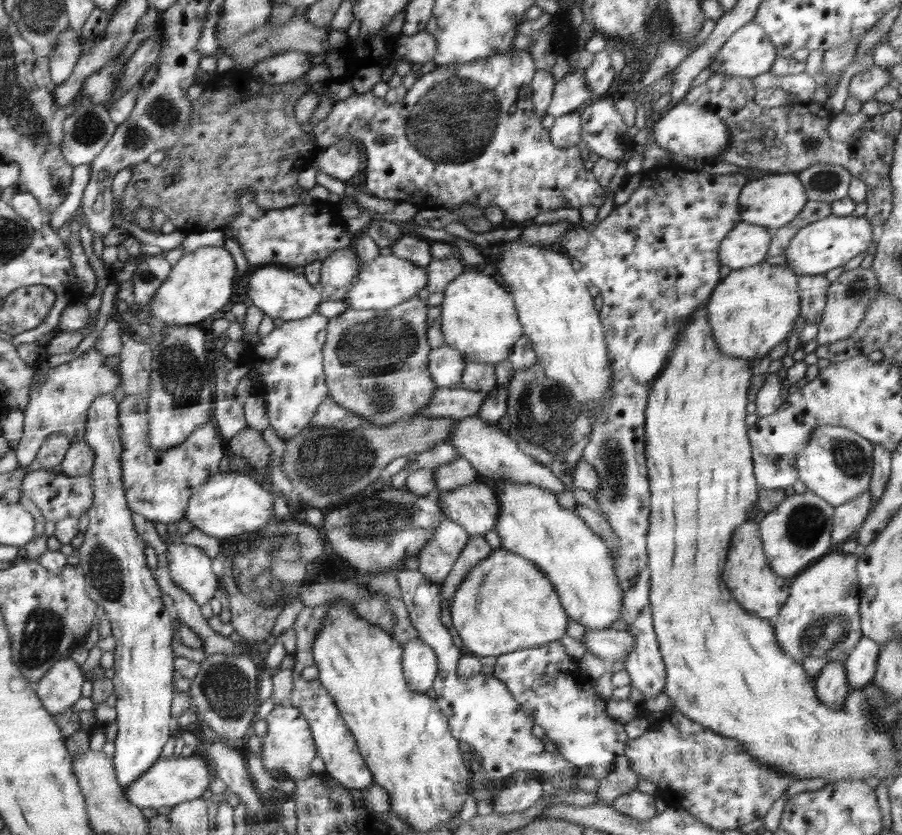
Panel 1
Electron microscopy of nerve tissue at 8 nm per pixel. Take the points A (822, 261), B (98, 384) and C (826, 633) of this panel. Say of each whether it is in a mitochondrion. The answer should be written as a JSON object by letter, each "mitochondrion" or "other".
{"A":"other","B":"other","C":"mitochondrion"}

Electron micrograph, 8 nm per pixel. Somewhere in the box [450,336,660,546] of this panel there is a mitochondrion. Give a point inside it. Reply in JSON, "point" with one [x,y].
{"point":[546,417]}

